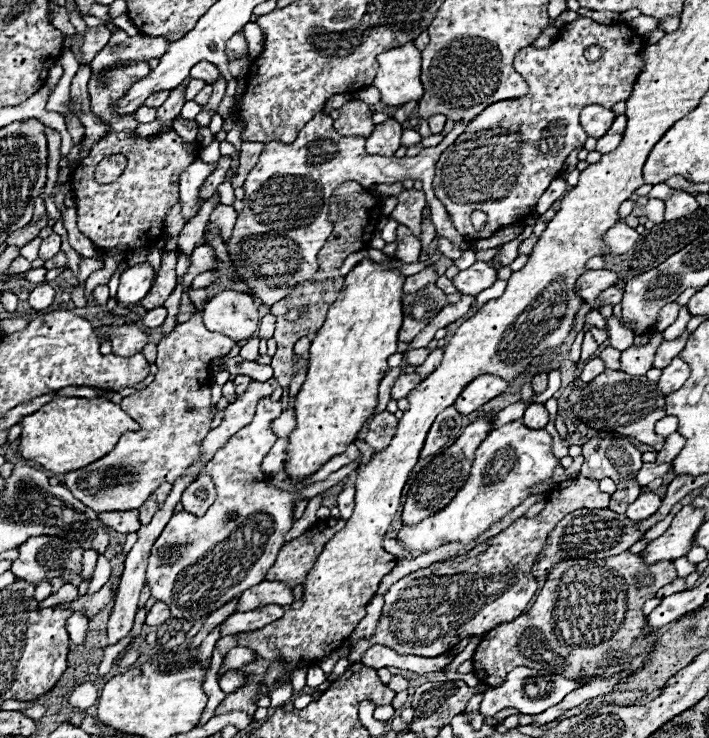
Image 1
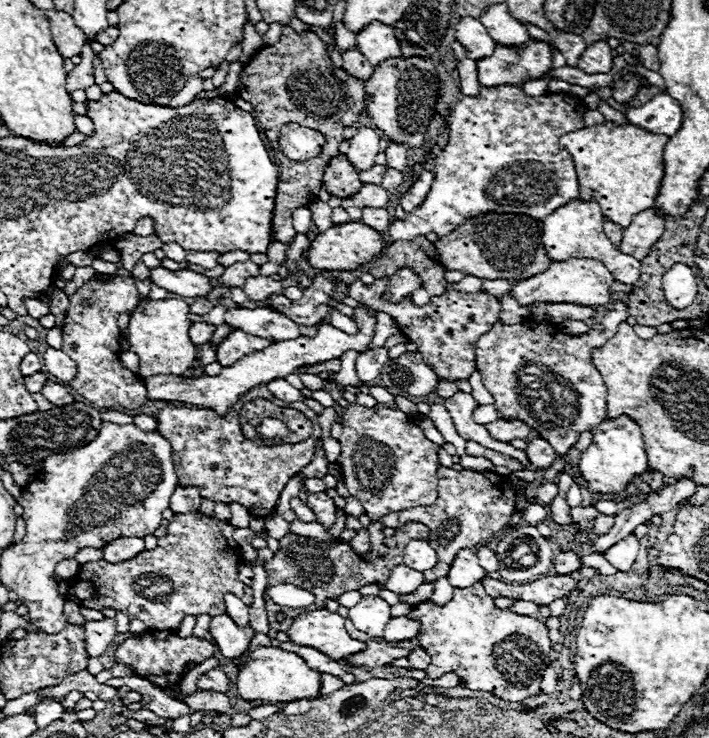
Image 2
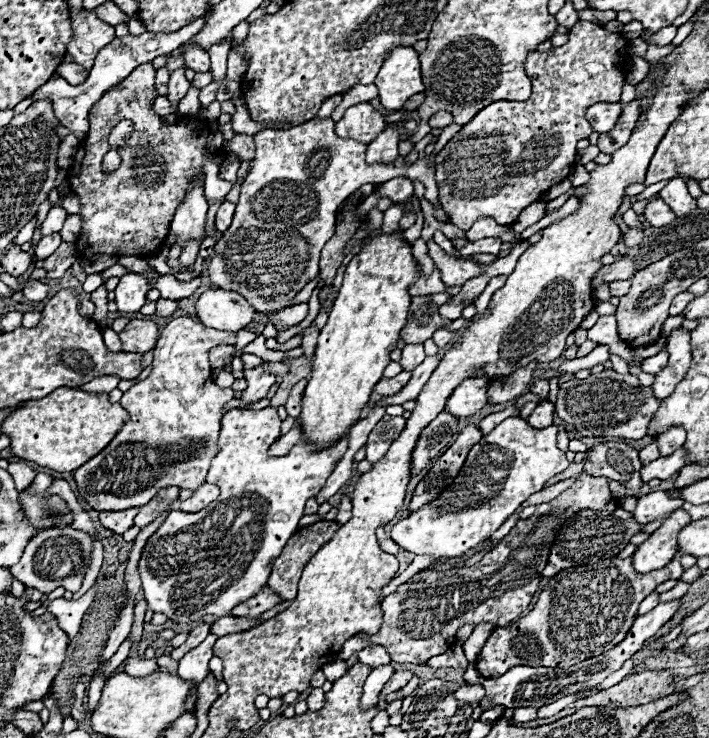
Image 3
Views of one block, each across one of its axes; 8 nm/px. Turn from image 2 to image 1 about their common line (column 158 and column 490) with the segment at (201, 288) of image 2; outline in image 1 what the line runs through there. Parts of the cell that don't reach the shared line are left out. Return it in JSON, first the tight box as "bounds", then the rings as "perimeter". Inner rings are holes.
{"bounds":[452,262,496,296],"perimeter":[[[474,262],[468,270],[462,270],[452,282],[460,294],[478,296],[482,290],[490,288],[496,282],[496,268],[488,266],[488,262]]]}

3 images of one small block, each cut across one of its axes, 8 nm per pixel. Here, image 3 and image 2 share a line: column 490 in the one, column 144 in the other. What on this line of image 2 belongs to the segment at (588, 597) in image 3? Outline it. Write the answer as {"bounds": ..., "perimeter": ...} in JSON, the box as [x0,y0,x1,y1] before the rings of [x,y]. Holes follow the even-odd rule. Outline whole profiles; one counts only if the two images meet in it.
{"bounds":[114,630,216,688],"perimeter":[[[150,630],[144,636],[130,636],[130,638],[122,640],[116,646],[114,660],[118,664],[130,666],[138,676],[150,680],[152,684],[158,684],[160,688],[168,688],[182,680],[188,664],[192,664],[192,662],[200,664],[206,658],[210,658],[214,652],[216,652],[214,642],[210,642],[206,638],[196,638],[196,636],[180,638],[174,630]]]}

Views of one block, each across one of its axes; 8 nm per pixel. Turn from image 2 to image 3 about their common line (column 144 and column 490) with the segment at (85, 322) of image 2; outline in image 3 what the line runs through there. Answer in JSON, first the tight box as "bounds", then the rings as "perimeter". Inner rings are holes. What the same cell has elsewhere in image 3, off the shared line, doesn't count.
{"bounds":[488,362,536,404],"perimeter":[[[536,362],[528,364],[526,368],[516,370],[510,376],[492,380],[490,390],[488,390],[488,402],[490,404],[504,404],[504,402],[510,402],[510,400],[522,396],[524,392],[528,392],[534,370],[536,370]]]}

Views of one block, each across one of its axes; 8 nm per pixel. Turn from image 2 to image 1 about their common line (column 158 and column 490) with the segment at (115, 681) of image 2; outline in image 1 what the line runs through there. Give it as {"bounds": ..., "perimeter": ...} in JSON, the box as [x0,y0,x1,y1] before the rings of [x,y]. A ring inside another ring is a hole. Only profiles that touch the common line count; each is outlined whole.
{"bounds":[480,668,582,718],"perimeter":[[[514,668],[514,672],[510,672],[510,676],[506,678],[506,682],[498,688],[488,688],[484,692],[484,700],[480,704],[480,714],[484,718],[494,716],[496,712],[504,710],[504,708],[516,708],[520,714],[540,714],[544,710],[548,710],[550,706],[558,704],[568,692],[572,692],[574,688],[582,686],[582,682],[574,682],[574,680],[566,680],[562,676],[554,676],[546,670],[532,670],[532,668]]]}

